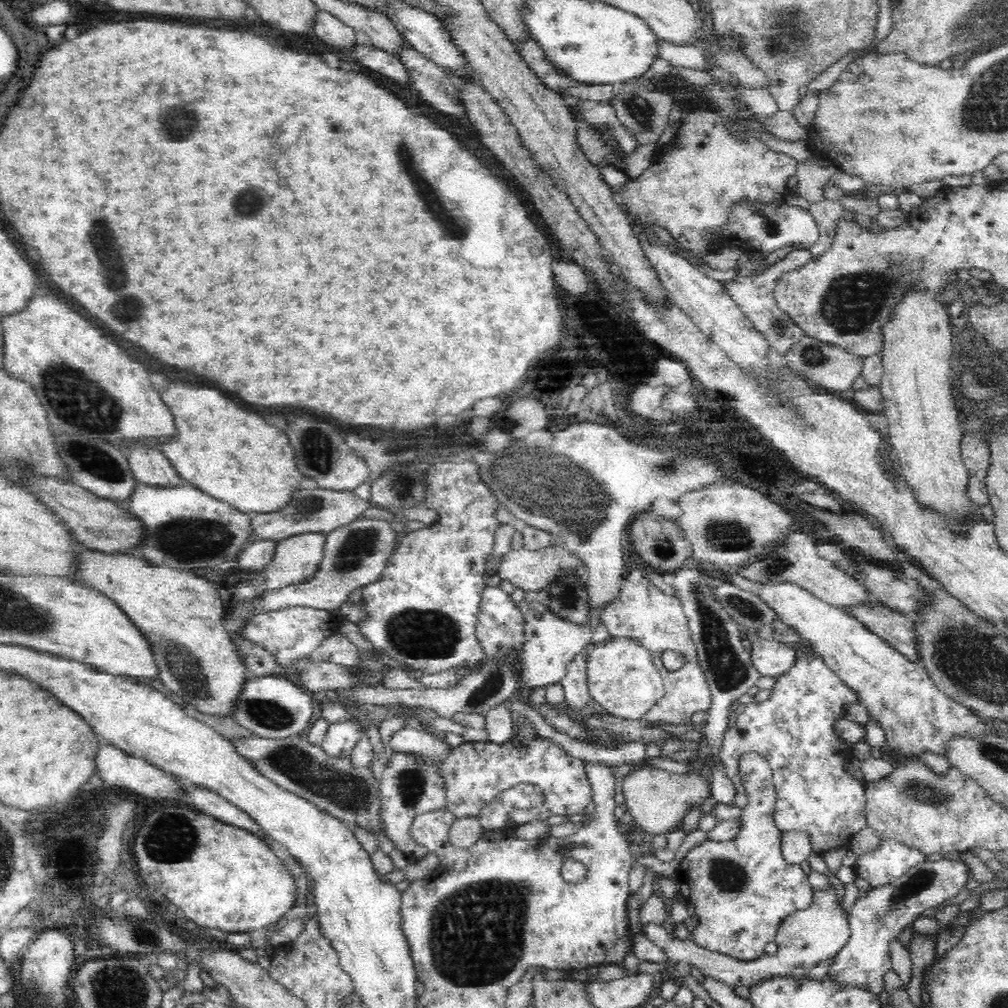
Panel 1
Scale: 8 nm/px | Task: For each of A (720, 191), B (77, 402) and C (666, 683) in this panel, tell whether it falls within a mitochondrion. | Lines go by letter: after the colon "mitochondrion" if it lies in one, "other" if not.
A: other
B: mitochondrion
C: other

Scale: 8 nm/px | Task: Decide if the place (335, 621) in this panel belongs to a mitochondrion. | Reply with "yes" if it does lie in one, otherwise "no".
no

